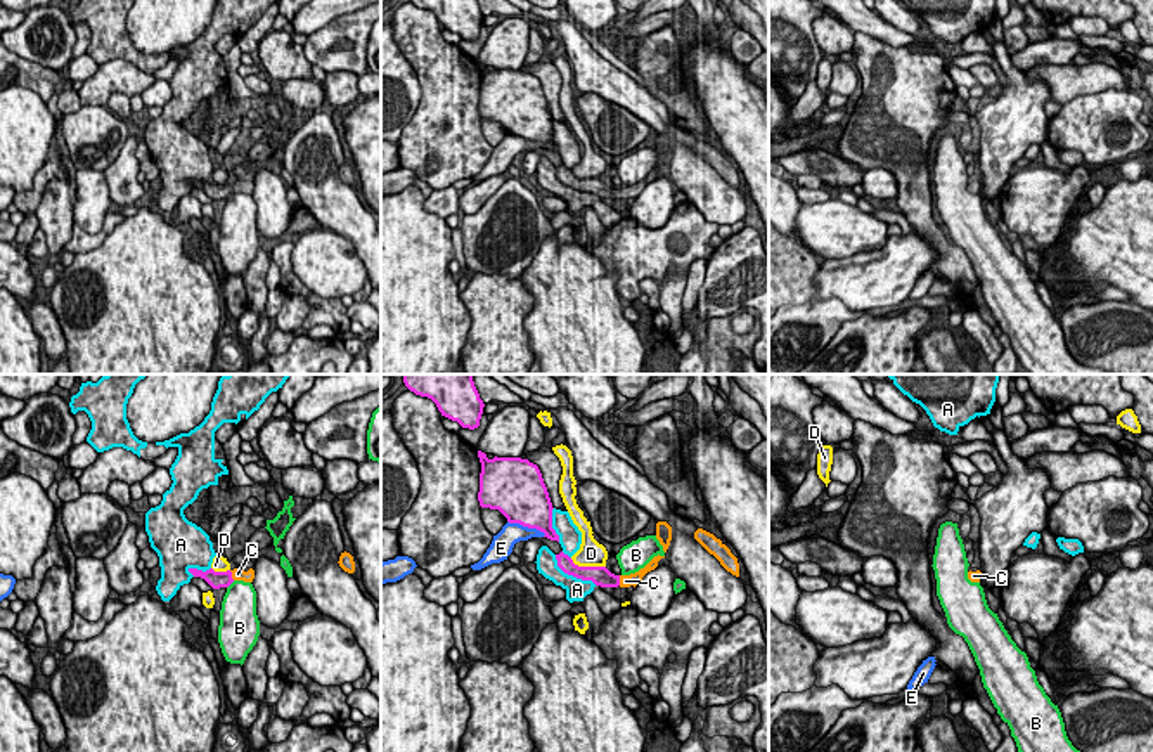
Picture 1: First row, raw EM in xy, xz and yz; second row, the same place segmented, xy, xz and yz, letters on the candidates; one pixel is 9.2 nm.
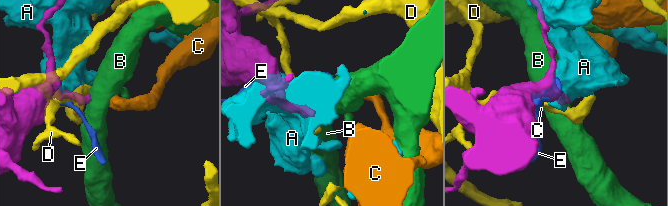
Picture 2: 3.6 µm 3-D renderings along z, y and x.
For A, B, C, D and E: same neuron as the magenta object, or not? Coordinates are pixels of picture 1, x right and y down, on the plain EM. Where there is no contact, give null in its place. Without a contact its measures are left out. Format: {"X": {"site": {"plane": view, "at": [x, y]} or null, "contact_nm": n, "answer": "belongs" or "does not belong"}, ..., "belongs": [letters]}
{"A": {"site": {"plane": "xz", "at": [572, 186]}, "contact_nm": 480, "answer": "does not belong"}, "B": {"site": {"plane": "xy", "at": [231, 194]}, "contact_nm": 110, "answer": "does not belong"}, "C": {"site": {"plane": "xy", "at": [231, 188]}, "contact_nm": 110, "answer": "belongs"}, "D": {"site": {"plane": "xz", "at": [587, 179]}, "contact_nm": 340, "answer": "does not belong"}, "E": {"site": {"plane": "xz", "at": [527, 137]}, "contact_nm": 400, "answer": "does not belong"}, "belongs": ["C"]}

